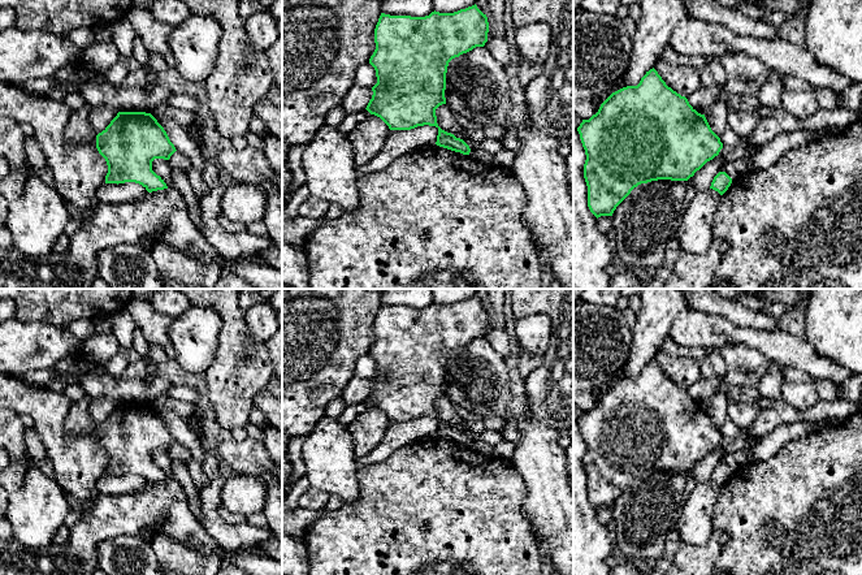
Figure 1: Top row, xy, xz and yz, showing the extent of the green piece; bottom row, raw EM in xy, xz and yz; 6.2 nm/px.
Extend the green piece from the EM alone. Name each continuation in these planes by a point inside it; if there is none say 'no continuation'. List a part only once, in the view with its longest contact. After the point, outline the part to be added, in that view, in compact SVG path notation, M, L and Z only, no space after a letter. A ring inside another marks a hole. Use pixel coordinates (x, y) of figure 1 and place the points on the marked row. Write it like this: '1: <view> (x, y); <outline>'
no continuation

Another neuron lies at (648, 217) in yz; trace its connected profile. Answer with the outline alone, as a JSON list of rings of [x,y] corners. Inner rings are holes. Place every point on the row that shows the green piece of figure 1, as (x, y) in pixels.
[[[658,180],[641,183],[612,213],[614,250],[628,268],[659,268],[666,263],[666,242],[676,235],[690,190],[686,181]]]

